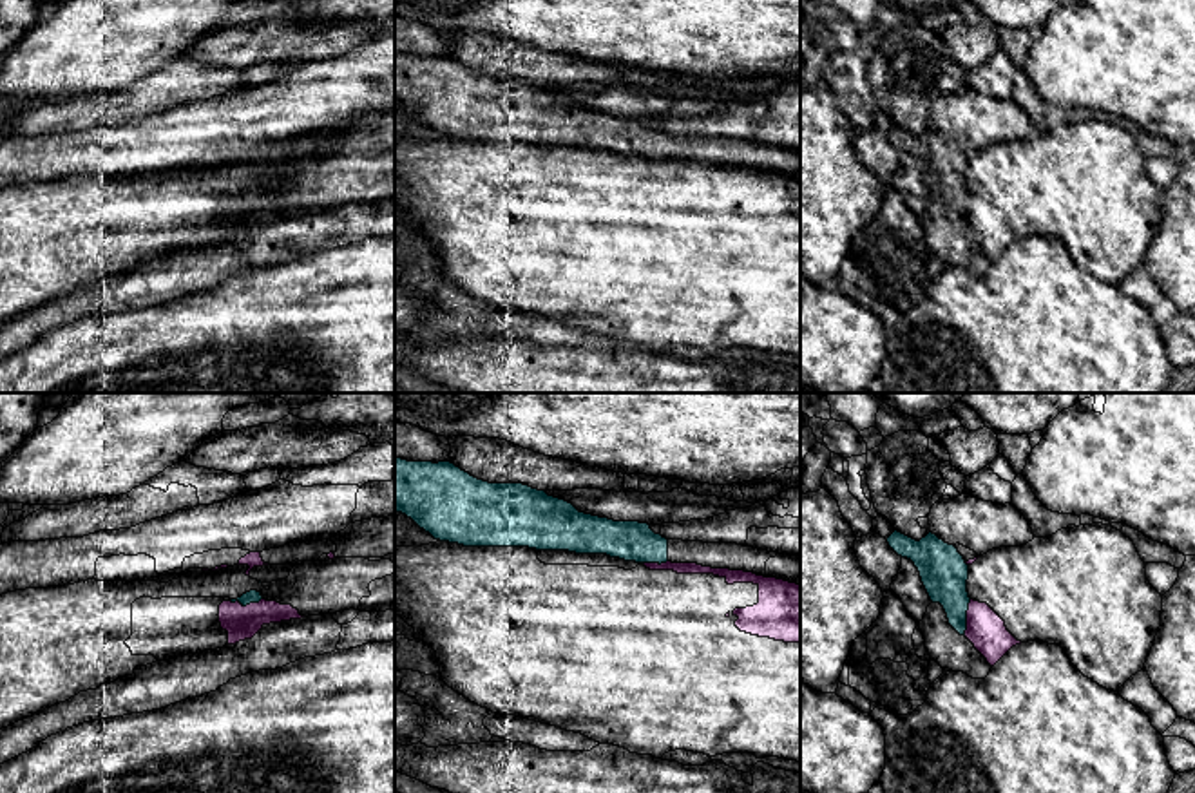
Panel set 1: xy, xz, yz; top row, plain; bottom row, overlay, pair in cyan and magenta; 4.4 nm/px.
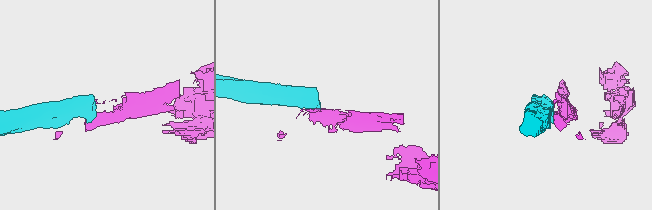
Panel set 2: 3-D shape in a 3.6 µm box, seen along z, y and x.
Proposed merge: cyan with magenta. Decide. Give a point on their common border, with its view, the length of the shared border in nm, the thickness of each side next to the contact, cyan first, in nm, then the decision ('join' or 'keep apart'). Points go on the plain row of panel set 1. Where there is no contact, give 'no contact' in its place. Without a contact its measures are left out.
yz (965, 212) | 160 nm | 220/170 nm | keep apart

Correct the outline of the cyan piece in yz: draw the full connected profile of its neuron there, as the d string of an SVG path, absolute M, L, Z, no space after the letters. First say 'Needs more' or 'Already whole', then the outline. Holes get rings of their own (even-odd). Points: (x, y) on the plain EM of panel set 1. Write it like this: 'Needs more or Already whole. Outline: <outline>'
Already whole. Outline: M894 125L887 138L898 150L914 158L931 196L940 197L949 219L965 230L970 197L967 186L969 159L958 143L932 127L916 136Z

